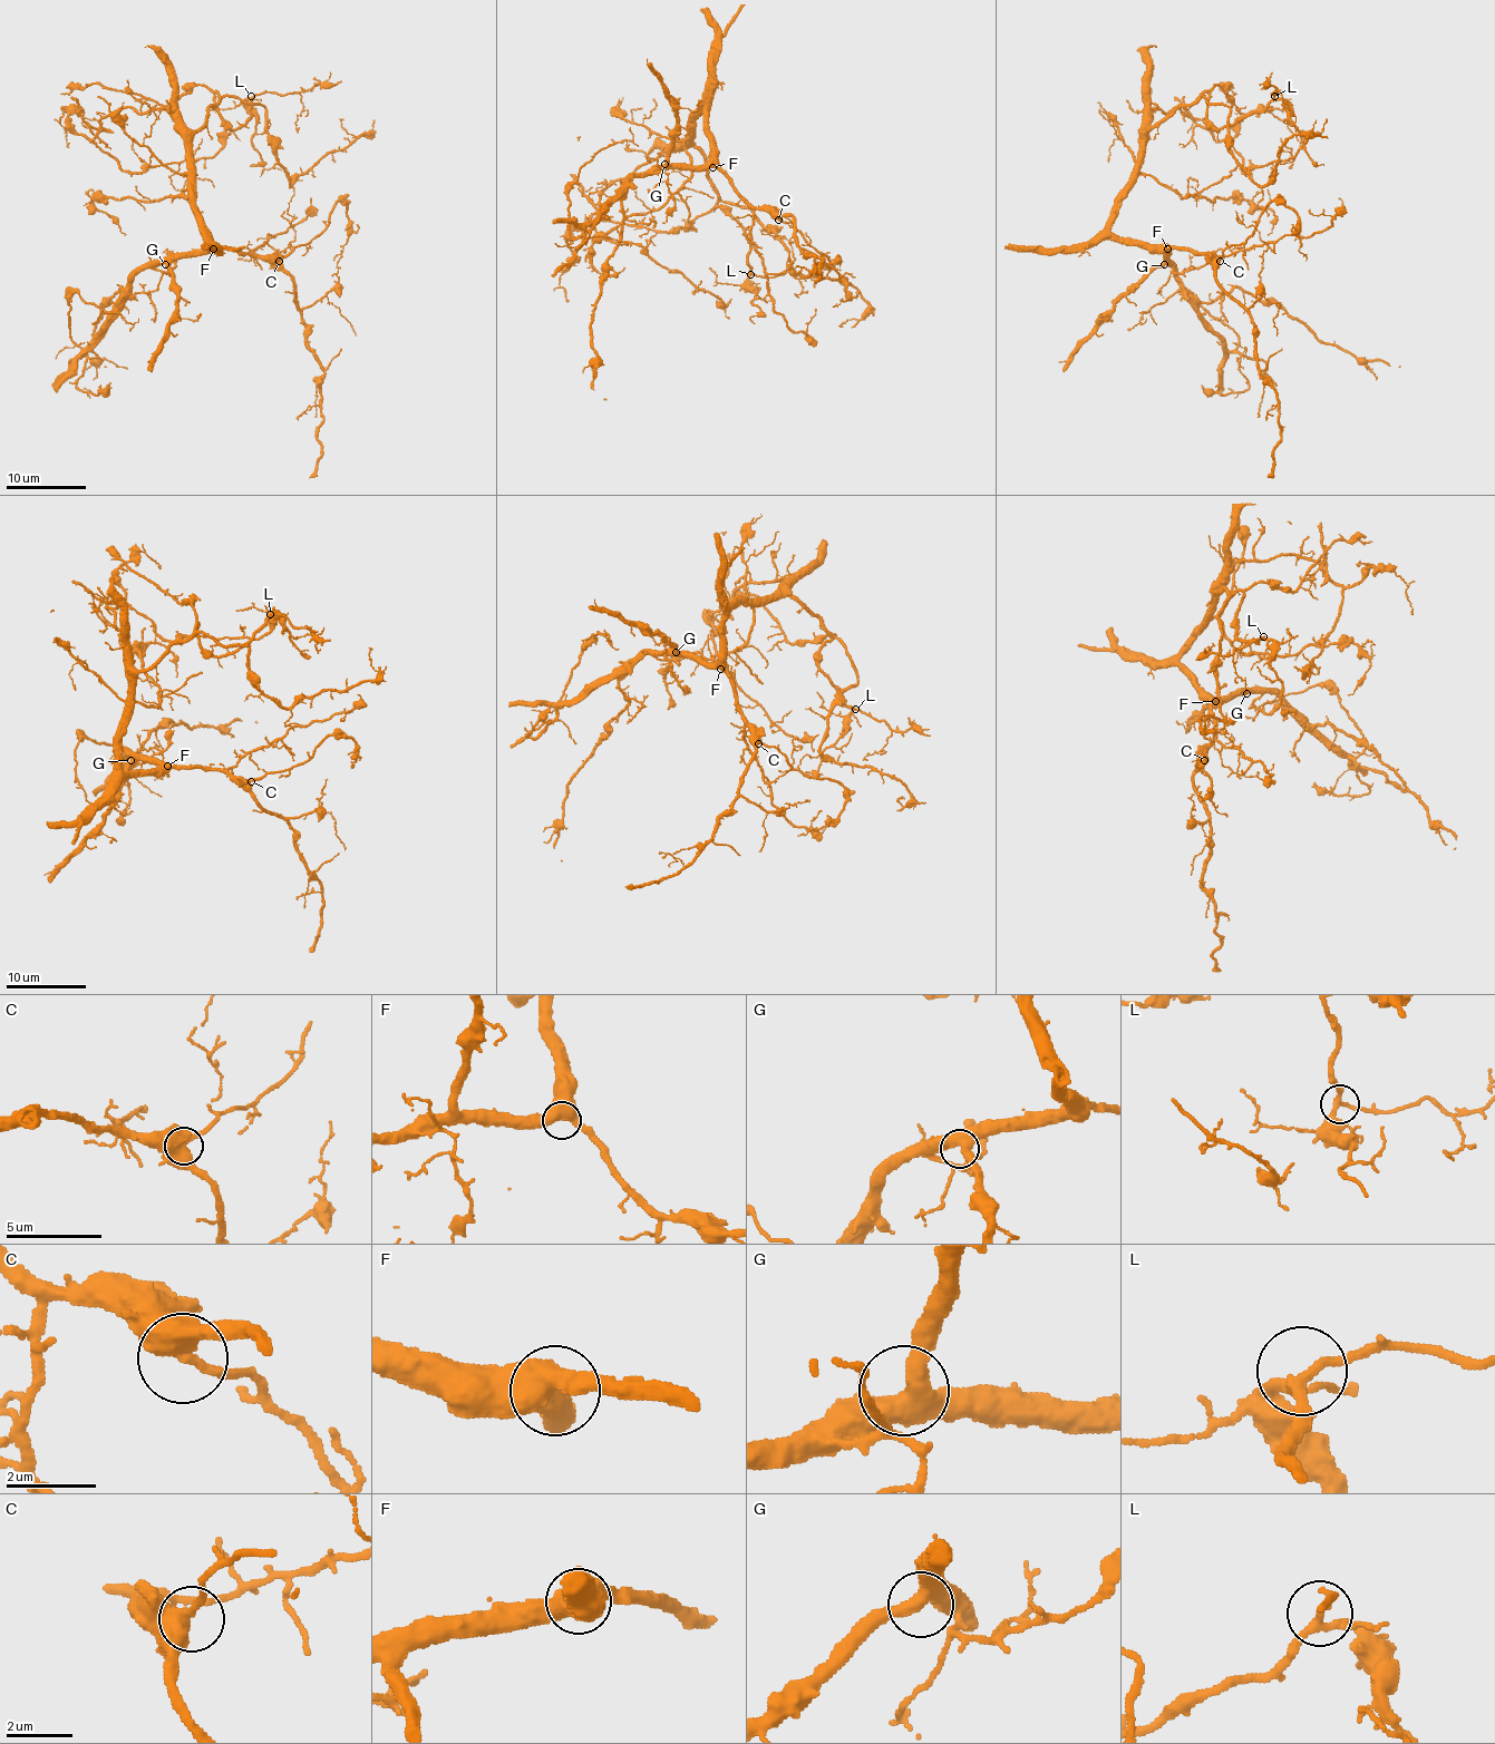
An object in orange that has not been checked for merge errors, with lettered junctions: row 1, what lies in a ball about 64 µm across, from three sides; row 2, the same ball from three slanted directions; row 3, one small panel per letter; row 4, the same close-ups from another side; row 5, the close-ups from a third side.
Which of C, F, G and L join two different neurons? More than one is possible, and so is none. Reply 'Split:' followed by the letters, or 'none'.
Split: none

